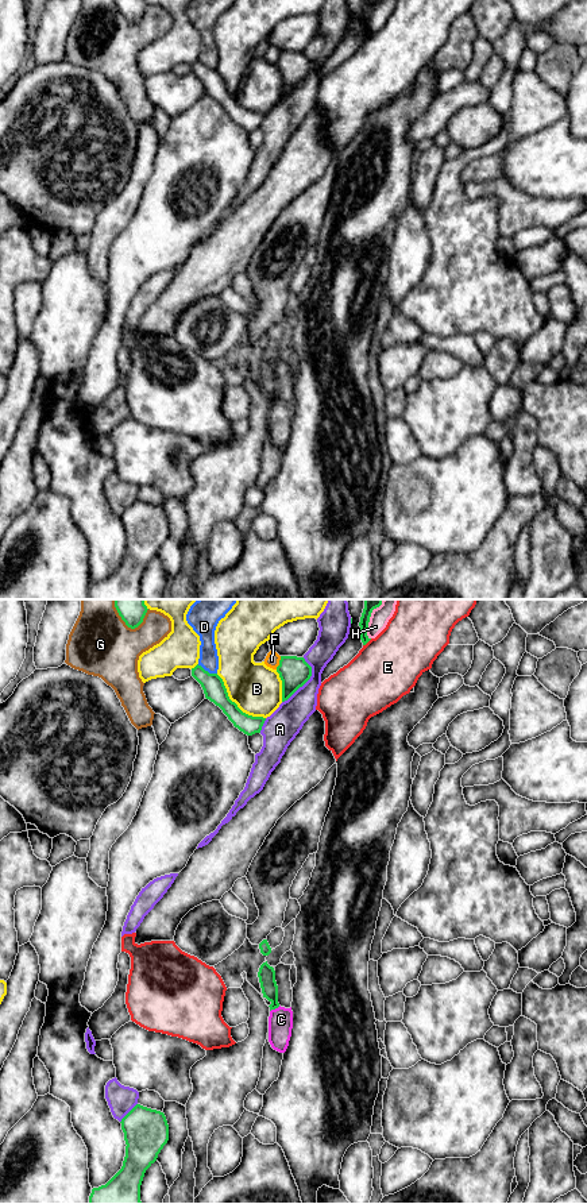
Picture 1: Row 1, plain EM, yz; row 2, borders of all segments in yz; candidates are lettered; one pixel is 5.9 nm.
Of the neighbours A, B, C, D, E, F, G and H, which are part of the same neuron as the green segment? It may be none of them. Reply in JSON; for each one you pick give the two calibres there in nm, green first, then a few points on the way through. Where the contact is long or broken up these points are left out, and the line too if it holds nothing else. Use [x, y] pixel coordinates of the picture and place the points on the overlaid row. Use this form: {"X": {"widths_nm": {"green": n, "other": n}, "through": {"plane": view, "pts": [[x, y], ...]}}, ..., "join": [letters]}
{"join": []}

